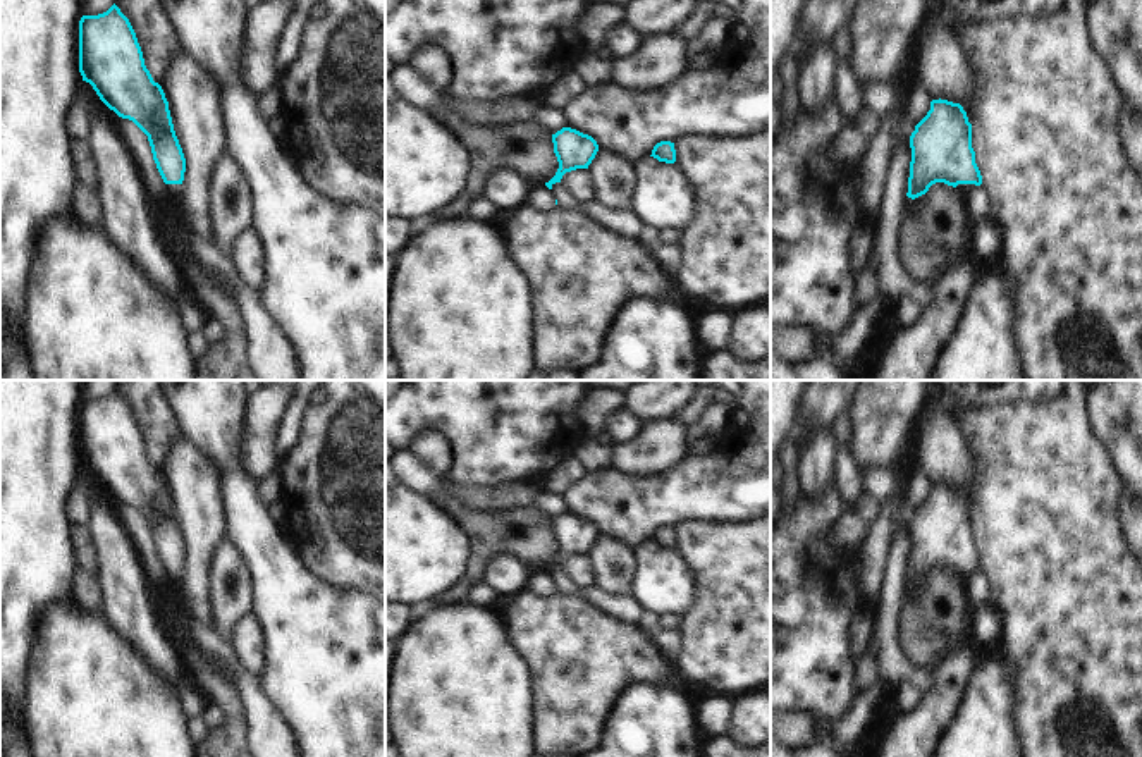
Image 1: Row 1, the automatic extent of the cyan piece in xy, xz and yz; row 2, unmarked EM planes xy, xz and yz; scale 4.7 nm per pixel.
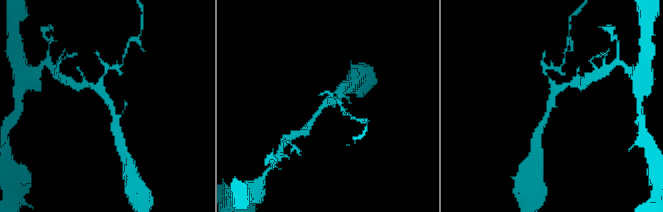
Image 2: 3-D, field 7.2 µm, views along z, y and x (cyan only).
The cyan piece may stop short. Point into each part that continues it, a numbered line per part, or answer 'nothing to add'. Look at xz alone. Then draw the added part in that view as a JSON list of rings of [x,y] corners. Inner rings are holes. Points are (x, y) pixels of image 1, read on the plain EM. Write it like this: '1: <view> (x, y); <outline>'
1: xz (623, 608); [[[562,568],[552,569],[550,576],[552,582],[557,585],[557,592],[564,595],[578,595],[600,612],[617,621],[638,623],[642,609],[629,594],[607,594],[600,590],[597,585],[580,588],[564,575]]]

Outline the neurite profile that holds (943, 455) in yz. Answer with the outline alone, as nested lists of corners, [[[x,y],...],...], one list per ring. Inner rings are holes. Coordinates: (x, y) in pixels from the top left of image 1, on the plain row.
[[[925,401],[913,430],[917,432],[918,466],[930,483],[960,489],[972,509],[977,459],[958,423],[944,415],[936,401]]]

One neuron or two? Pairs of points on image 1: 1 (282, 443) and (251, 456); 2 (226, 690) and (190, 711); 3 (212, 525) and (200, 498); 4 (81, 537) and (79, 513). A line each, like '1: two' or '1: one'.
1: two
2: two
3: one
4: two

